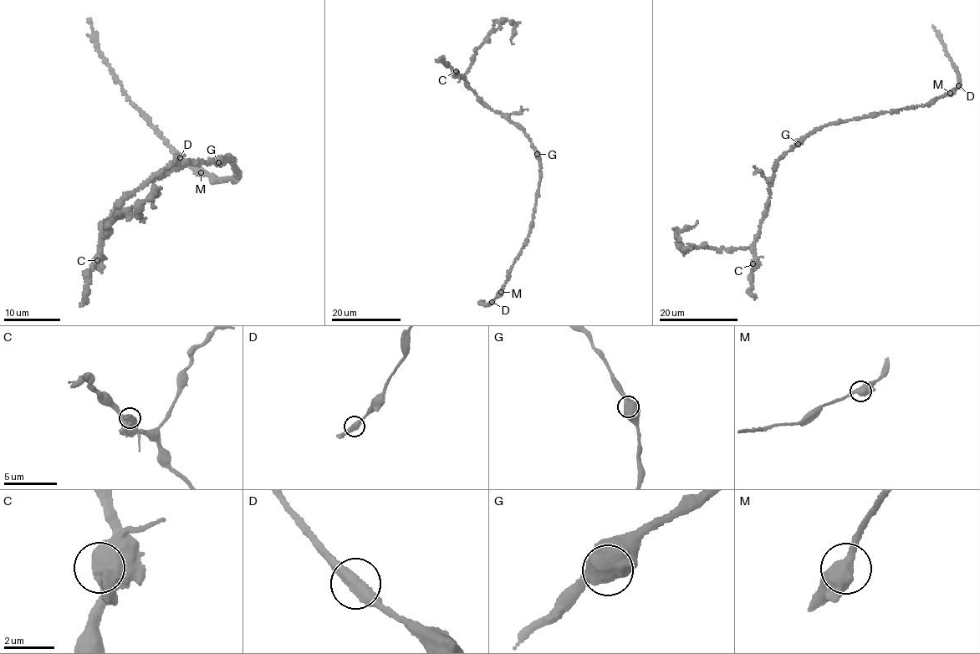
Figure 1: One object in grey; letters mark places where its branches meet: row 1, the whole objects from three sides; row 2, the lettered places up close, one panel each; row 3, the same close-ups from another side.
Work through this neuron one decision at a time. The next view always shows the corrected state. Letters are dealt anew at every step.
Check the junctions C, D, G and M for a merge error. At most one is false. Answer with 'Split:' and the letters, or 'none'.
Split: none

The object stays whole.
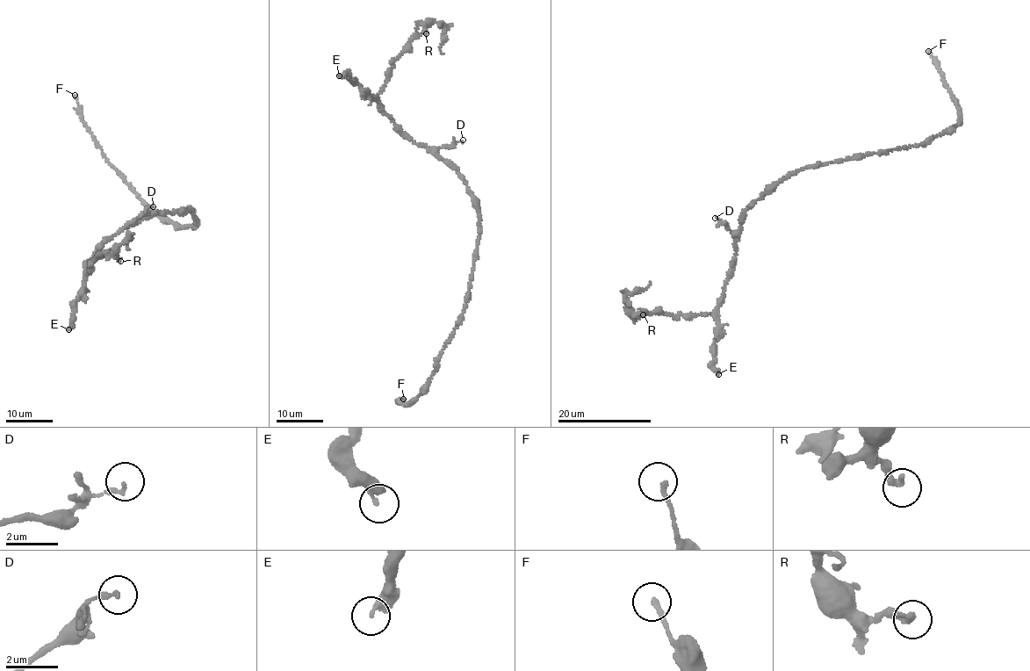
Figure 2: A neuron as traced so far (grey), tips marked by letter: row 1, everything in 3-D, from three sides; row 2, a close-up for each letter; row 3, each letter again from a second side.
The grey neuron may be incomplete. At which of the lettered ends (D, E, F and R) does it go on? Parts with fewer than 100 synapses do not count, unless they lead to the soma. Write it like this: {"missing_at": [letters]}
{"missing_at": ["E"]}

